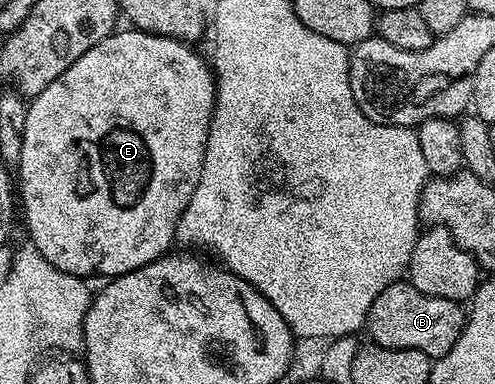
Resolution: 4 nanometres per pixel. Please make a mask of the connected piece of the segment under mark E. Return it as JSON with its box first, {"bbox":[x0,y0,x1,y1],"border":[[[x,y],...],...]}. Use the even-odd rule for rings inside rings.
{"bbox":[19,30,217,278],"border":[[[128,30],[129,32],[121,31],[114,31],[112,36],[103,38],[103,42],[99,42],[99,46],[91,46],[91,50],[87,50],[87,54],[83,54],[83,58],[75,58],[75,62],[71,62],[71,66],[67,66],[67,70],[63,70],[63,74],[59,74],[59,78],[55,78],[55,82],[51,82],[51,86],[47,86],[47,90],[43,90],[38,96],[32,97],[28,101],[27,130],[23,130],[23,150],[21,151],[21,163],[19,165],[19,171],[21,171],[21,180],[19,176],[19,204],[20,207],[21,204],[25,207],[25,224],[29,227],[28,239],[37,247],[39,254],[43,254],[43,258],[47,258],[47,262],[51,262],[51,266],[55,266],[72,276],[80,276],[82,278],[90,278],[89,276],[105,276],[104,278],[122,276],[128,272],[139,270],[151,262],[155,262],[170,251],[169,243],[171,245],[174,243],[179,218],[183,214],[183,210],[187,210],[187,206],[191,202],[191,194],[195,194],[195,186],[199,186],[199,178],[203,170],[203,154],[207,146],[207,134],[211,126],[211,118],[213,117],[213,104],[217,101],[215,73],[210,61],[206,57],[204,60],[193,49],[196,47],[190,46],[184,40],[177,40],[174,36],[156,36],[150,32],[139,32],[136,30]]]}

